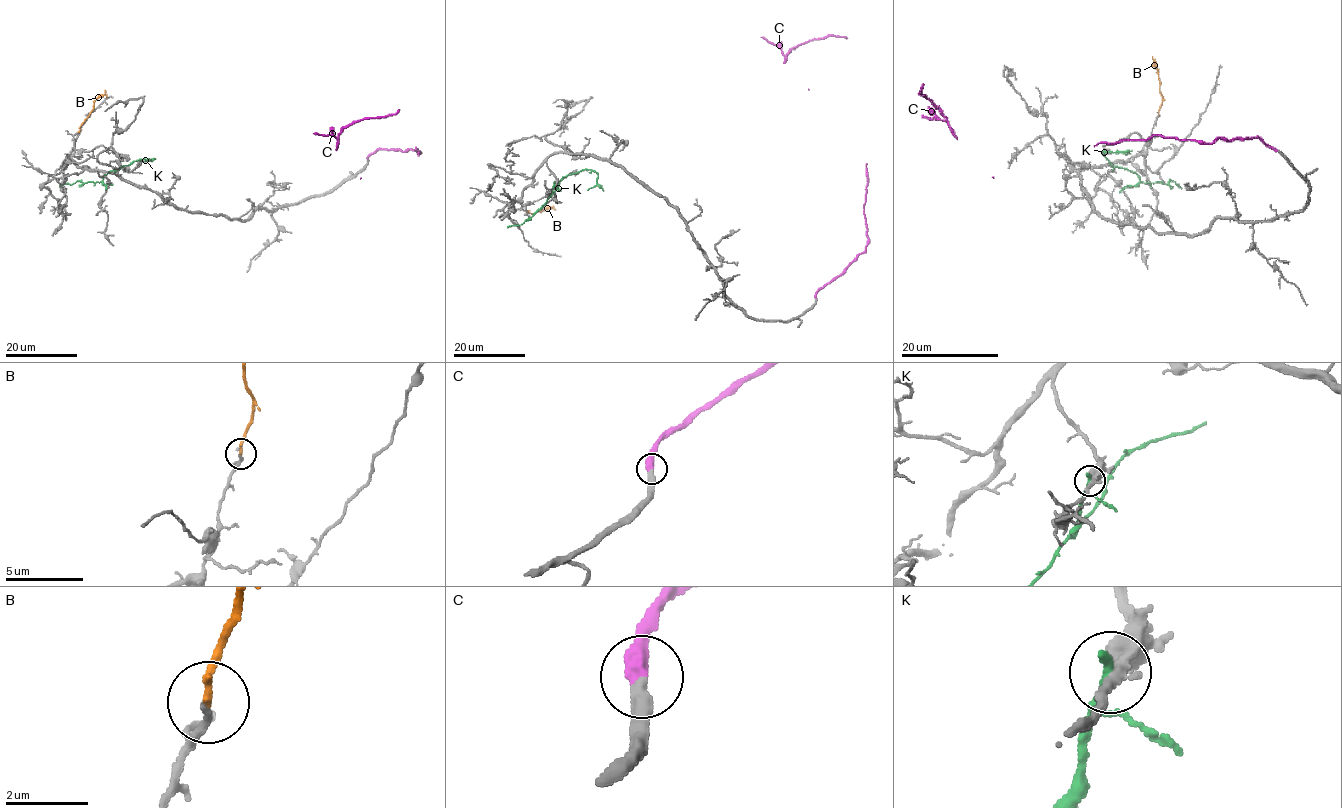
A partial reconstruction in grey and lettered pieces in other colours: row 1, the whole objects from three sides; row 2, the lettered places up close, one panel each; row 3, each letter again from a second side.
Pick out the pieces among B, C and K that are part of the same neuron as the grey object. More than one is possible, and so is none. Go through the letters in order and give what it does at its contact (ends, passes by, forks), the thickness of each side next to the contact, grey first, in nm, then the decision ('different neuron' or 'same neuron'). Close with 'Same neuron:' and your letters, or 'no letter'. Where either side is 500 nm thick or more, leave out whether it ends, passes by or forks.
B: it ends; calibres 120 and 180 nm; same neuron
C: it ends; calibres 340 and 420 nm; same neuron
K: it ends; calibres 240 and 260 nm; different neuron
Same neuron: B, C

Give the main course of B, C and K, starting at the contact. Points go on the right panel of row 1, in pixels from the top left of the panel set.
B: (1158, 113), (1162, 103), (1158, 72), (1152, 56)
C: (1276, 150), (1259, 138), (1212, 143), (1151, 135), (1094, 146), (957, 138), (919, 93), (923, 83)
K: (1122, 189), (1135, 186), (1140, 178), (1125, 168), (1112, 166), (1102, 151), (1130, 153)

